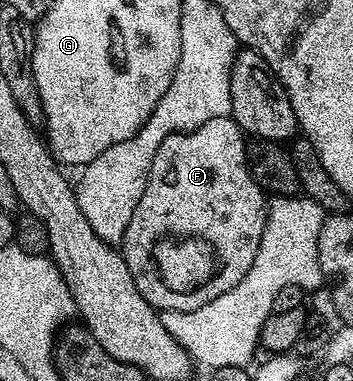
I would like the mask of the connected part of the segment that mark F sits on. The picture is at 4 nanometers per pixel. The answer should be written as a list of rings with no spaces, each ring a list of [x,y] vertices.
[[[231,115],[222,118],[210,118],[202,126],[198,126],[193,132],[172,132],[158,146],[158,154],[154,154],[154,162],[150,166],[150,174],[146,182],[146,190],[142,194],[142,202],[134,206],[134,214],[130,218],[130,224],[126,226],[126,234],[122,251],[124,261],[138,286],[138,290],[157,310],[171,310],[173,312],[193,312],[198,306],[206,306],[206,302],[214,302],[218,294],[226,294],[226,290],[234,290],[242,278],[246,278],[246,270],[254,266],[254,254],[258,254],[258,246],[262,242],[262,230],[268,221],[269,201],[266,194],[254,182],[254,178],[248,169],[248,150],[246,147],[246,134]]]

